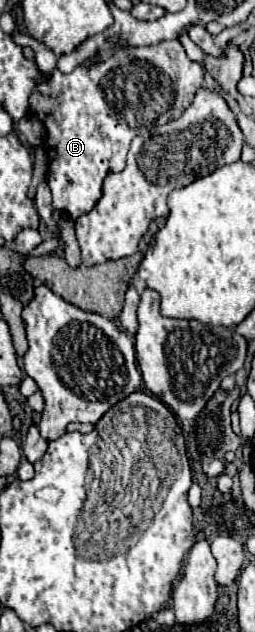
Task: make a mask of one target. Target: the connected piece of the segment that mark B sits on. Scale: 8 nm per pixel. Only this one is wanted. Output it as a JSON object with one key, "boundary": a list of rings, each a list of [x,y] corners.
{"boundary":[[[160,41],[150,47],[116,49],[108,59],[90,67],[78,65],[72,73],[54,69],[52,73],[44,75],[38,71],[28,107],[32,115],[46,127],[46,155],[50,161],[46,183],[50,187],[54,207],[66,211],[64,215],[70,215],[72,221],[90,213],[102,197],[104,177],[124,169],[132,139],[144,131],[178,119],[194,101],[194,95],[198,89],[202,89],[202,83],[202,65],[186,57],[180,41]]]}

